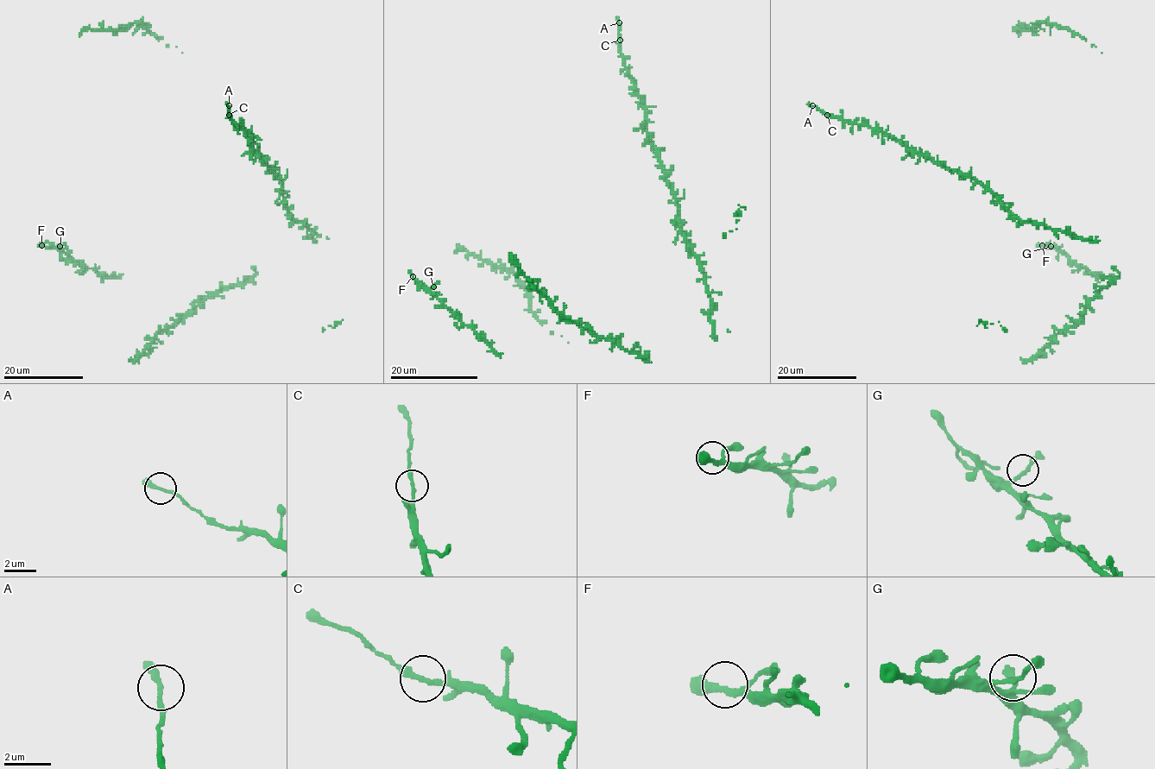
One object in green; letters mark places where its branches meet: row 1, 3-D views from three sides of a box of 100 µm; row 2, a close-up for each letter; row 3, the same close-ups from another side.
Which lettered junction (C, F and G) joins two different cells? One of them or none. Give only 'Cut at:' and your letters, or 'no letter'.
Cut at: no letter

